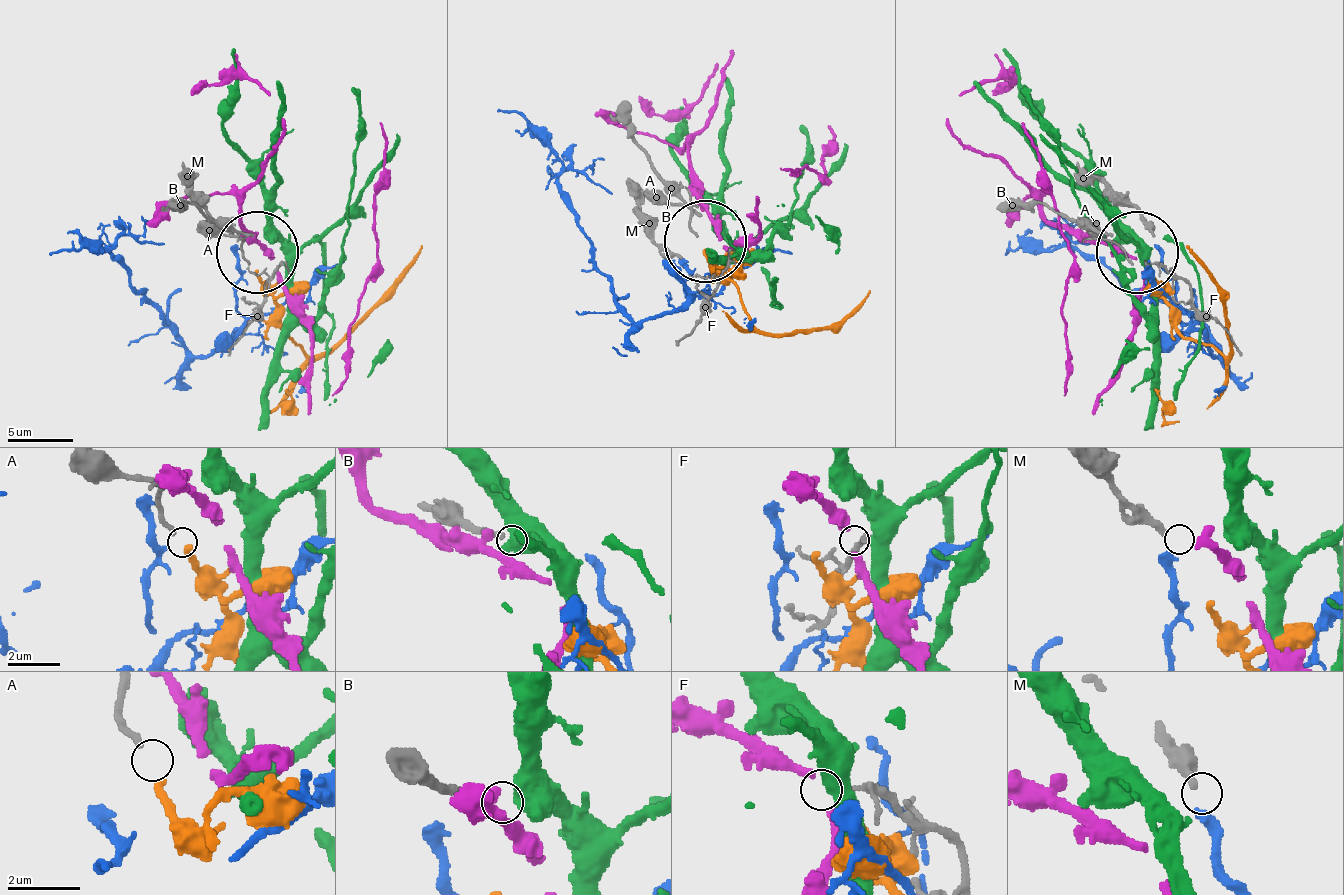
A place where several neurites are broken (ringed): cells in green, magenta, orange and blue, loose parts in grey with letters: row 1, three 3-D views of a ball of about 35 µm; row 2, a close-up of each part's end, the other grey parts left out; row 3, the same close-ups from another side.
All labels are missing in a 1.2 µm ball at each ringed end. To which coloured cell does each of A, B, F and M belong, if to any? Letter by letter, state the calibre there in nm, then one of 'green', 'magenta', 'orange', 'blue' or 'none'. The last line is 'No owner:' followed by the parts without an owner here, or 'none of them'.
A: 180 nm | orange
B: 240 nm | green
F: 110 nm | none
M: 240 nm | none
No owner: F, M

